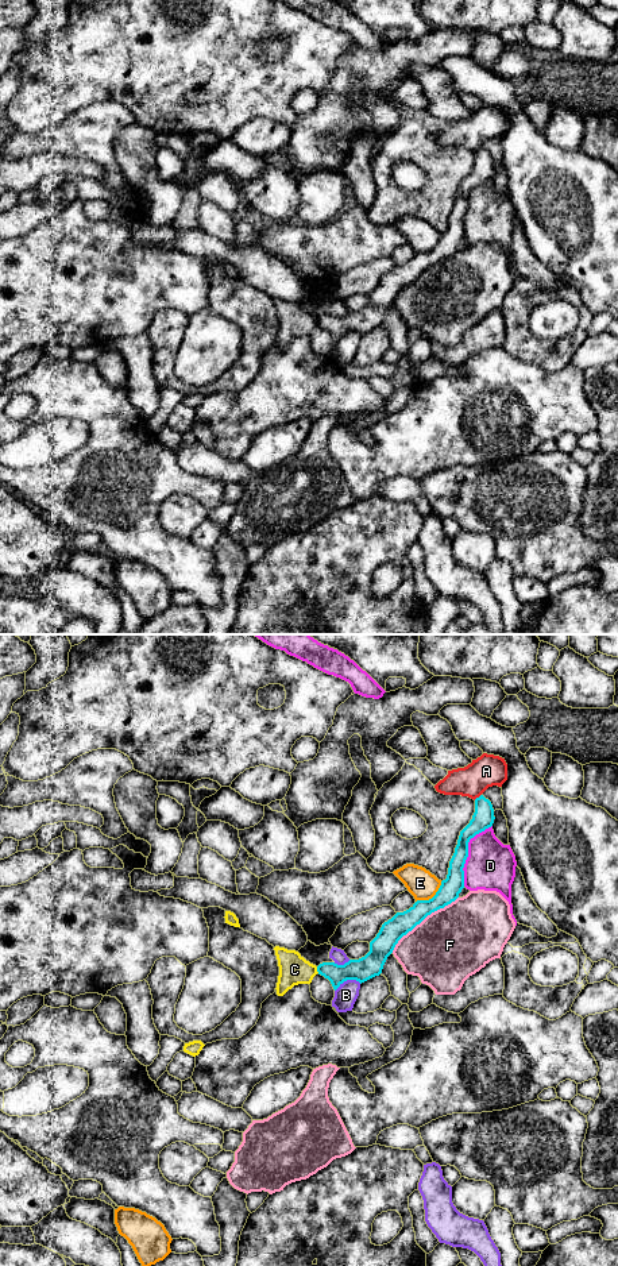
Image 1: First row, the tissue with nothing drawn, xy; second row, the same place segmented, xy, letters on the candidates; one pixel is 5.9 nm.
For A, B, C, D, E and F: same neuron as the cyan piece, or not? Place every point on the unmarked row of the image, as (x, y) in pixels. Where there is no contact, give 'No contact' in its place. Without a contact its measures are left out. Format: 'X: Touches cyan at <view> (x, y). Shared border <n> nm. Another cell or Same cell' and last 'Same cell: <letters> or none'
A: Touches cyan at xy (476, 150). Shared border 60 nm. Another cell
B: Touches cyan at xy (347, 331). Shared border 170 nm. Another cell
C: Touches cyan at xy (317, 321). Shared border 40 nm. Another cell
D: Touches cyan at xy (467, 204). Shared border 400 nm. Another cell
E: Touches cyan at xy (432, 250). Shared border 200 nm. Another cell
F: Touches cyan at xy (423, 271). Shared border 500 nm. Another cell
Same cell: none

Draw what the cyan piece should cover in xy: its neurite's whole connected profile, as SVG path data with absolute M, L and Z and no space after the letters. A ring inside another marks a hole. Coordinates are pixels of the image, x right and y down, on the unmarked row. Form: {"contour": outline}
{"contour": "M483 147L475 151L475 165L470 175L460 184L455 205L449 213L447 231L436 247L429 252L417 252L409 262L397 265L385 274L370 294L370 304L359 310L349 312L344 317L322 314L317 319L318 327L328 331L336 343L344 333L356 332L360 336L379 328L387 309L393 305L398 293L420 277L432 265L444 260L459 250L464 240L464 216L468 209L468 194L476 186L491 180L494 175L494 161Z"}

